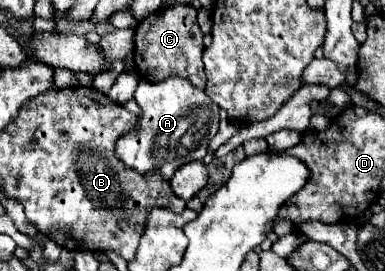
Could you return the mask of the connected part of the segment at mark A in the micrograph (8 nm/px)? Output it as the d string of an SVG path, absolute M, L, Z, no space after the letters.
M171 76L163 82L149 82L143 78L137 86L135 100L143 110L139 116L139 130L119 138L115 150L125 166L133 166L139 172L159 170L163 178L169 180L179 166L203 160L209 140L219 128L219 106L203 90L181 76Z

